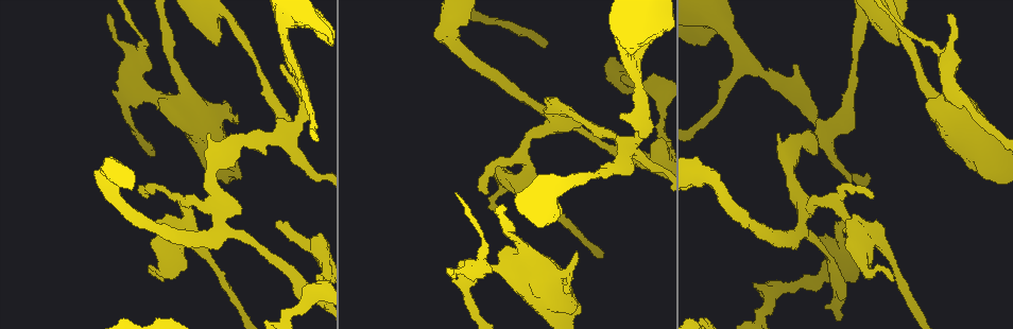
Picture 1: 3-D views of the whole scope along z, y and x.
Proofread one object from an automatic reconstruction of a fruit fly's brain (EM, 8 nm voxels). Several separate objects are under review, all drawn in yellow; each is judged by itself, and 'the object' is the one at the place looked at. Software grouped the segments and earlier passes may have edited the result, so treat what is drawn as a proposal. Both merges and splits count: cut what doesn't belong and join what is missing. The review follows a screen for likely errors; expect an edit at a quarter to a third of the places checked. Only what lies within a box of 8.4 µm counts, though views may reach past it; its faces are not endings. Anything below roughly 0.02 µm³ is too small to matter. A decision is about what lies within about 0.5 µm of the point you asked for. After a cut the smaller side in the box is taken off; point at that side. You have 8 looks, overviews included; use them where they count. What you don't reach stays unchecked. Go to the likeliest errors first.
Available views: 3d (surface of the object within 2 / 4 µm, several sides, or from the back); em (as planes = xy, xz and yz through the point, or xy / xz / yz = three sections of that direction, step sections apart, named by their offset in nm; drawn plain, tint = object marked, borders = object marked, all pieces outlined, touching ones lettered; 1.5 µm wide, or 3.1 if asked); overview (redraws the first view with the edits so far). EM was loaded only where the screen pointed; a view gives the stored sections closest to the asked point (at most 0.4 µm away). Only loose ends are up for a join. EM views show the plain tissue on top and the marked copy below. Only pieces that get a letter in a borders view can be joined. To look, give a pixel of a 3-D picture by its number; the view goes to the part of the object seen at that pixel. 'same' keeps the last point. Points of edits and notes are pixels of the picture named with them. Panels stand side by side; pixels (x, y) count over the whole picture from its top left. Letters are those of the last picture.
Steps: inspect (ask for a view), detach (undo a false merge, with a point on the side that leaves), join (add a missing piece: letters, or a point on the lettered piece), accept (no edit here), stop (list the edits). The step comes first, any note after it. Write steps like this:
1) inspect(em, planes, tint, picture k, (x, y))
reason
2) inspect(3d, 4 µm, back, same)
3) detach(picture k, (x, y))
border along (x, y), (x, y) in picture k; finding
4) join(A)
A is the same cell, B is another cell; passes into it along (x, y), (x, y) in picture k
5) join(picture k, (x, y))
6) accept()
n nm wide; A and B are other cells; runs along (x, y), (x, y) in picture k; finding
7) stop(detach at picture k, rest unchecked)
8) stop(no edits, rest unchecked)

inspect(em, planes, borders, picture 1, (844, 224))
free end

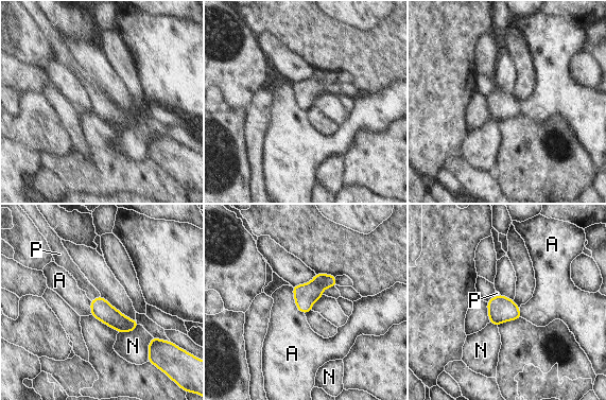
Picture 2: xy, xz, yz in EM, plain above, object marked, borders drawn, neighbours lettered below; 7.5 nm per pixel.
join(P)
A touches over 240 nm; P is the same cell, A and N are other cells; passes into it along (101, 309), (94, 299), (83, 283) in picture 2; the neuron continues

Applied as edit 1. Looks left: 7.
inspect(overview)

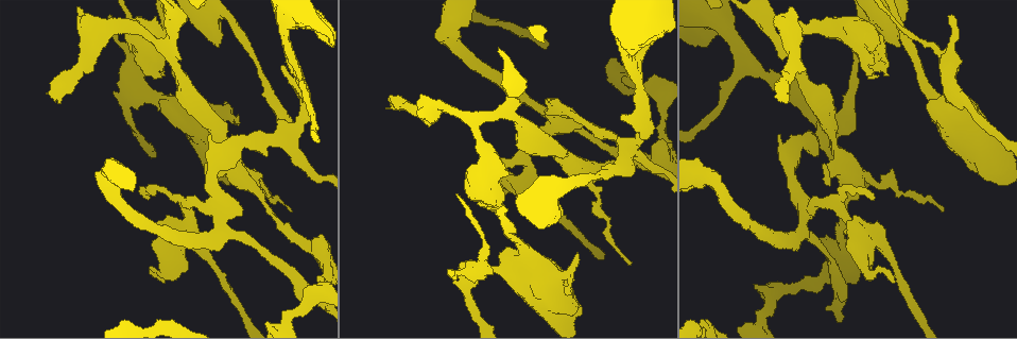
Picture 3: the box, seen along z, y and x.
inspect(em, planes, borders, picture 3, (394, 99))
an open end

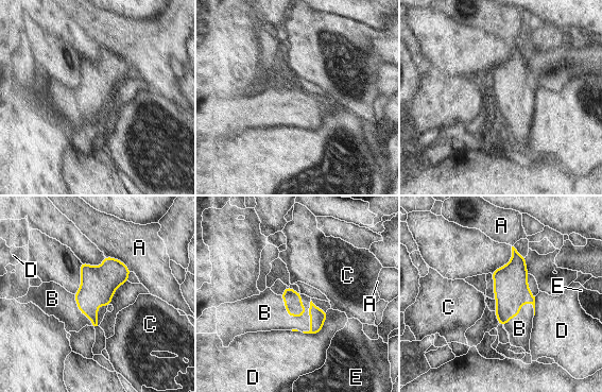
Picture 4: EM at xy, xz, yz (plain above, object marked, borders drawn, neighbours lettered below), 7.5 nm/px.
join(B)
130 nm wide; D touches over 260 nm; B is the same cell, A, C, D and E are other cells; it goes on there

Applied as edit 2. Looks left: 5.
inspect(3d, 2 µm, picture 3, (849, 222))
free end

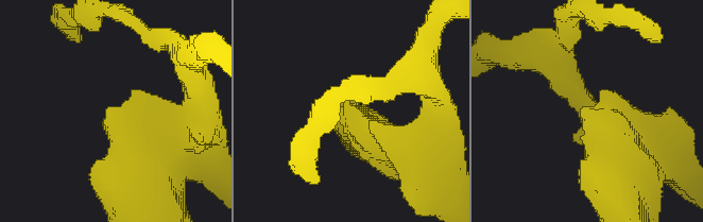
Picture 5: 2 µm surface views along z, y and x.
inspect(em, planes, borders, picture 5, (582, 111))

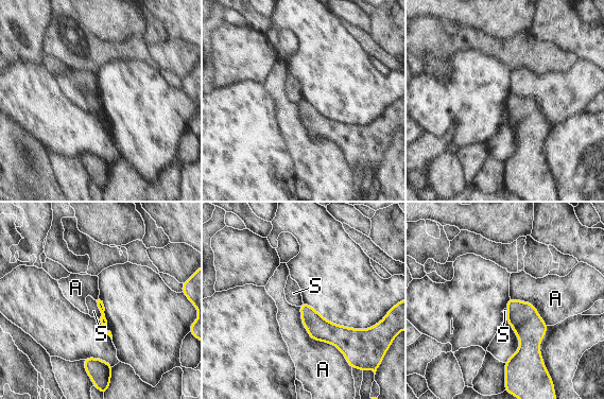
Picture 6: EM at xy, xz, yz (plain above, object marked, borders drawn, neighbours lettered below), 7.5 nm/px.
accept()
A and S are other cells; runs along (303, 307), (328, 332), (358, 336) in picture 6; none of them fits

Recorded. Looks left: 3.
stop(join at picture 2, join at picture 4, rest unchecked)

